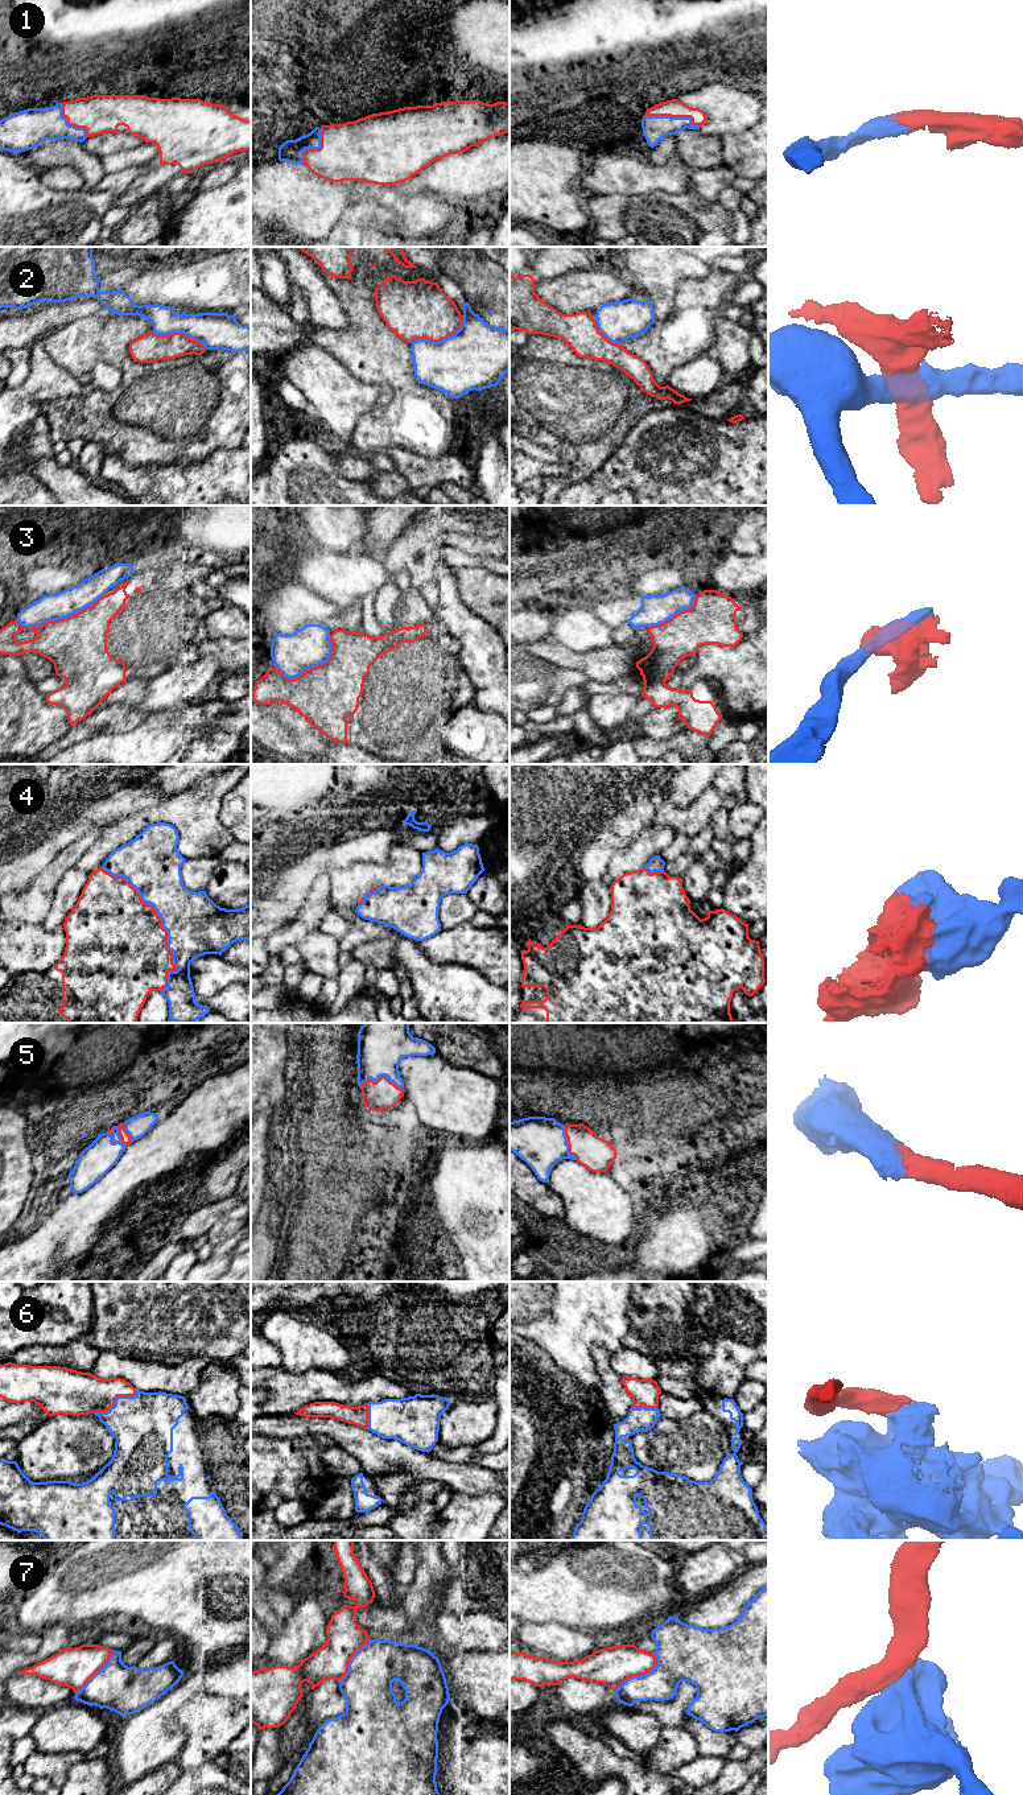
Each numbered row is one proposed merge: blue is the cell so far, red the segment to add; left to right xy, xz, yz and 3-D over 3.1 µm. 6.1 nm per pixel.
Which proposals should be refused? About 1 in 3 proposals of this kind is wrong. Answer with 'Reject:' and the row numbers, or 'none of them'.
Reject: 2, 3, 7

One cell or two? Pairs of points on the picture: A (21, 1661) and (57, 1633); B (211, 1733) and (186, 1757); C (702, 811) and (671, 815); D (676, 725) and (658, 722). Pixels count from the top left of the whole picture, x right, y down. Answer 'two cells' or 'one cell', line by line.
A: one cell
B: one cell
C: one cell
D: one cell

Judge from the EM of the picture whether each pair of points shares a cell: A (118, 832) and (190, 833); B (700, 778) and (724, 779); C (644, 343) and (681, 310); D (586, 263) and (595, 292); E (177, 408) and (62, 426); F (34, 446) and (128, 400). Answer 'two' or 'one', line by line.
A: one
B: two
C: one
D: two
E: one
F: two

